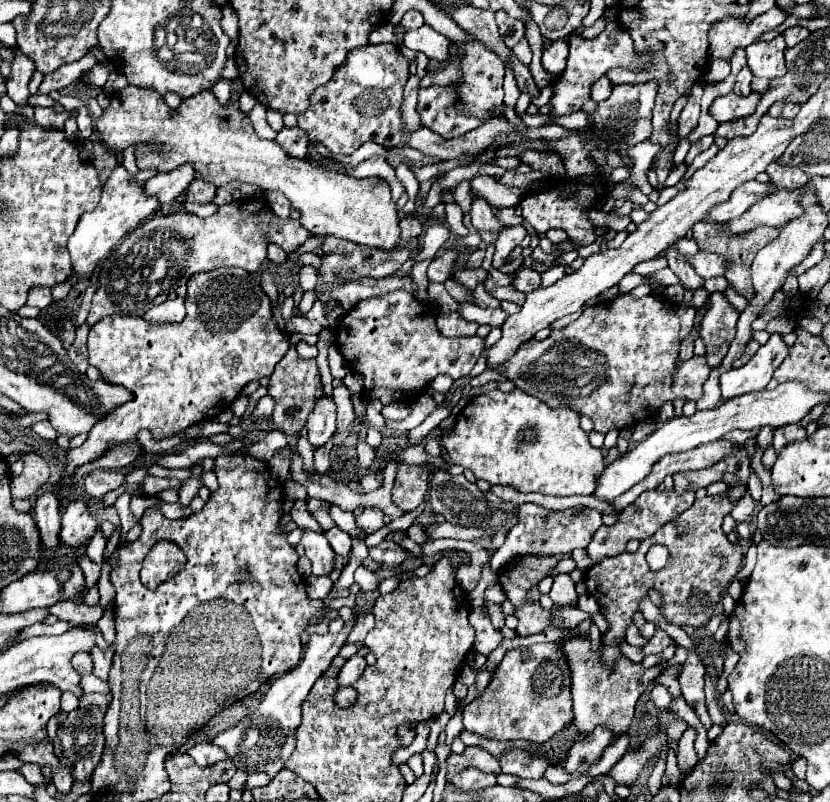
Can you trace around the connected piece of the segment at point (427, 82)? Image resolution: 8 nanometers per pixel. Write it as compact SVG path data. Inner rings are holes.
M458 56L447 67L438 69L433 73L427 73L420 81L420 88L426 88L431 85L446 86L457 82L462 76L460 61L461 57Z

